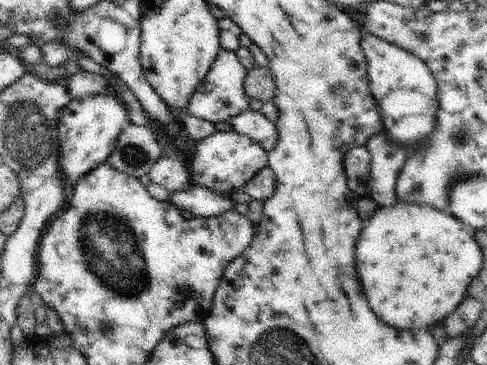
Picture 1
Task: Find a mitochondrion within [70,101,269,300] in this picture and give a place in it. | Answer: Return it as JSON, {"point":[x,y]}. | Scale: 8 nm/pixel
{"point":[111,251]}

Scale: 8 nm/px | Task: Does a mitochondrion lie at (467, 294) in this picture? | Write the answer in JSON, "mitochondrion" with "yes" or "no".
{"mitochondrion":"no"}

